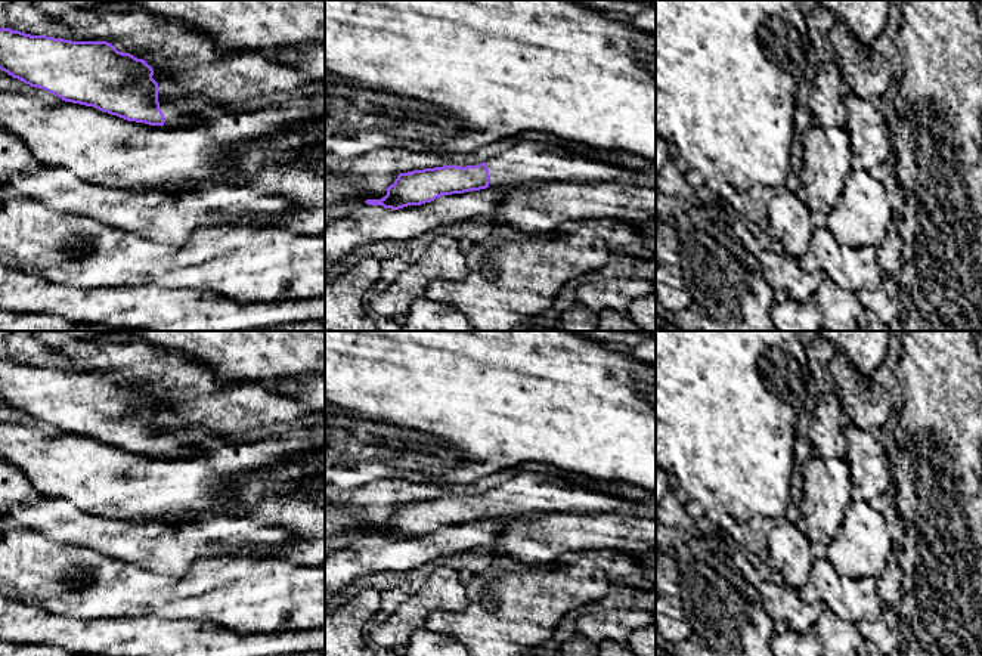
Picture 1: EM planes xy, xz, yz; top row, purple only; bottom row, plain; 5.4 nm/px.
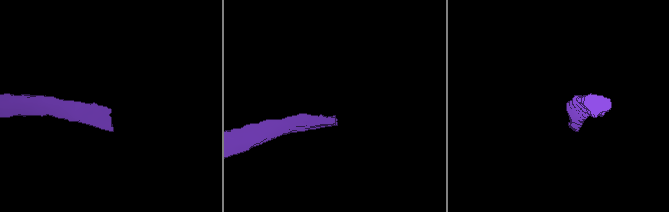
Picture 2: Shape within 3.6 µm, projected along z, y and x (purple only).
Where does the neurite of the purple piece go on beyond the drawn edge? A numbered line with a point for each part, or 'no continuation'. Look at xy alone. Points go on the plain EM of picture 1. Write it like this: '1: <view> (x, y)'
1: xy (173, 449)

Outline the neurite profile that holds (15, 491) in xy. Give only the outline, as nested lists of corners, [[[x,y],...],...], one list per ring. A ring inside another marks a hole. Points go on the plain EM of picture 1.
[[[0,459],[0,516],[35,502],[38,492],[25,473]]]

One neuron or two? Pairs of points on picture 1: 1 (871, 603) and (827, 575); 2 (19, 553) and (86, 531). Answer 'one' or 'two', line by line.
1: one
2: two

